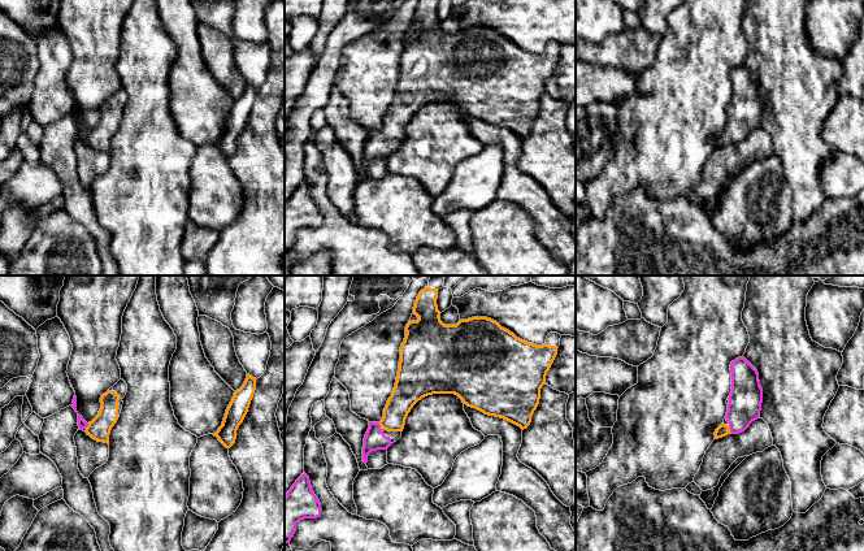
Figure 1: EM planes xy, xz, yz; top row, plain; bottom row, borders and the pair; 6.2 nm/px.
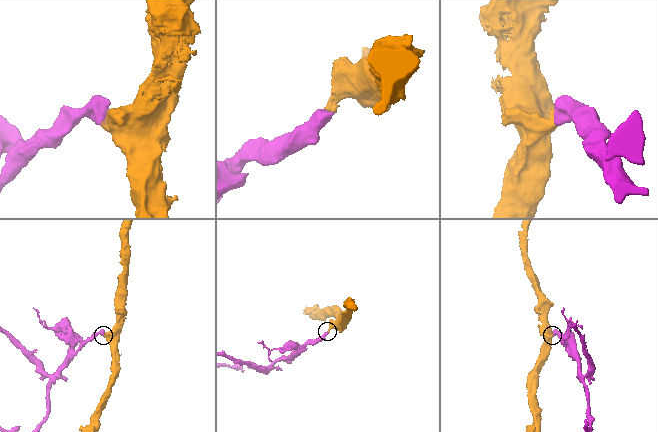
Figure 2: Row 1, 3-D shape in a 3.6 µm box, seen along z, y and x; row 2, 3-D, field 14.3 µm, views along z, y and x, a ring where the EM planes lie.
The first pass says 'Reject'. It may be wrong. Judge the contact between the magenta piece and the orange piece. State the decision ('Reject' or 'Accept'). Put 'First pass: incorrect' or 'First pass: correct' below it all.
Accept
First pass: incorrect

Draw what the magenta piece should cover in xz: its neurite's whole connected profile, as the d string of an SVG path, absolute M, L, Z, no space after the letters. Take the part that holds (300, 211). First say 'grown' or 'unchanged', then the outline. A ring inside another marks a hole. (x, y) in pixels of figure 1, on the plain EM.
unchanged; M304 182L285 204L285 252L290 252L300 229L320 225L321 212L311 196L309 186Z

